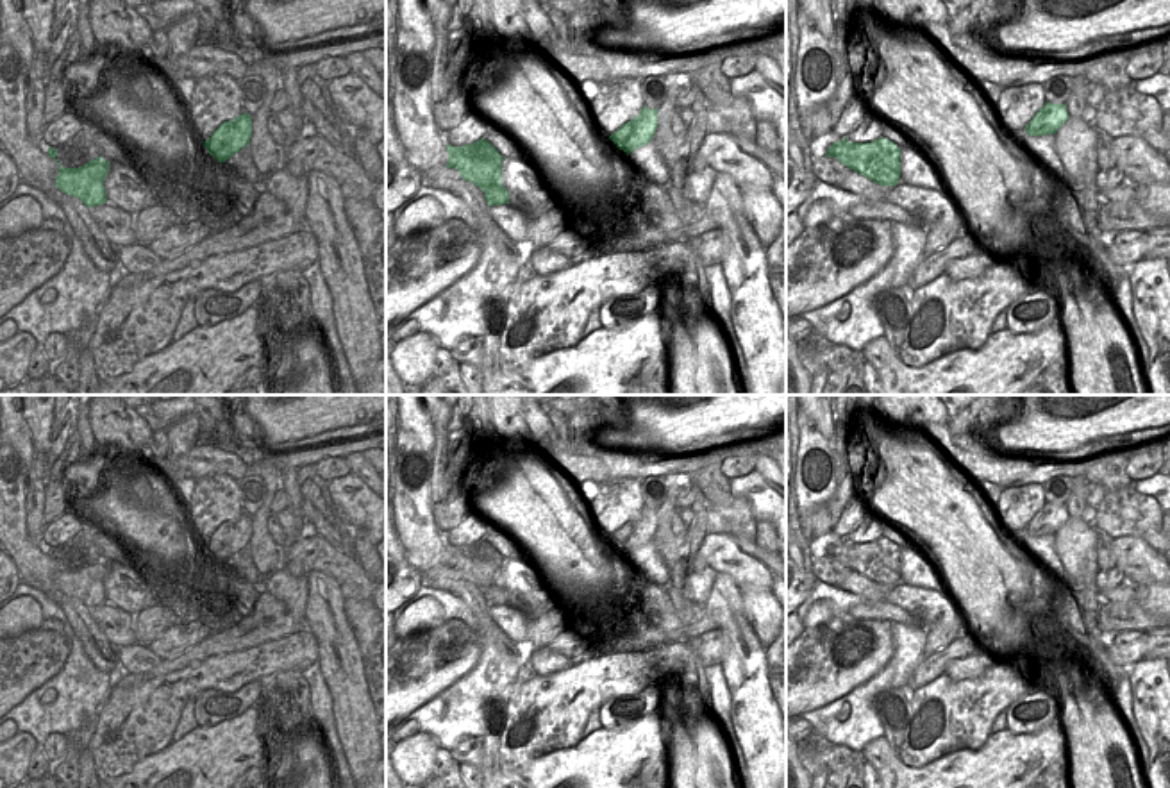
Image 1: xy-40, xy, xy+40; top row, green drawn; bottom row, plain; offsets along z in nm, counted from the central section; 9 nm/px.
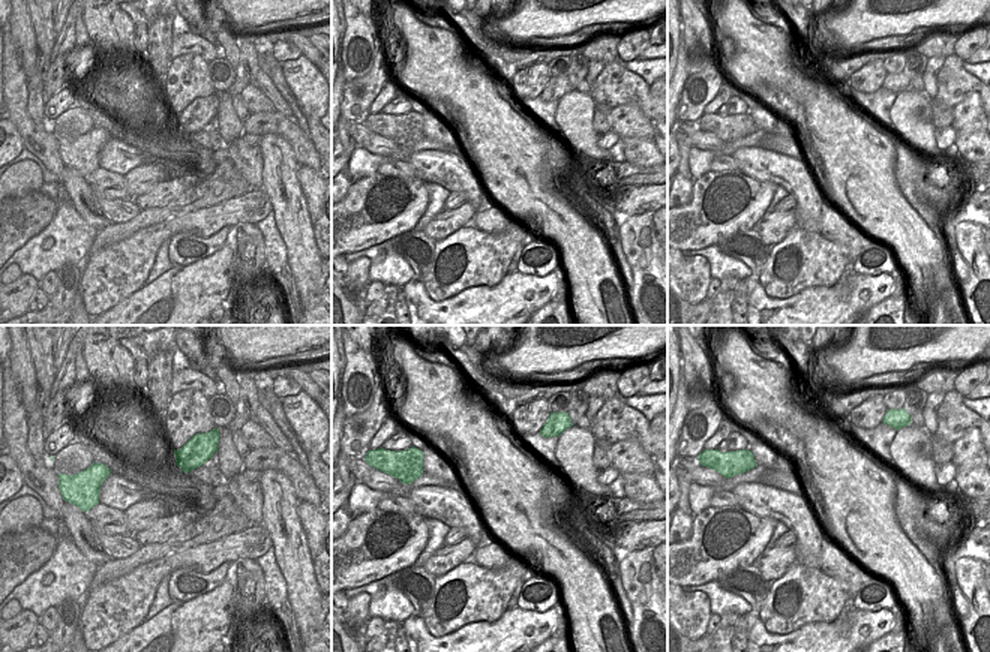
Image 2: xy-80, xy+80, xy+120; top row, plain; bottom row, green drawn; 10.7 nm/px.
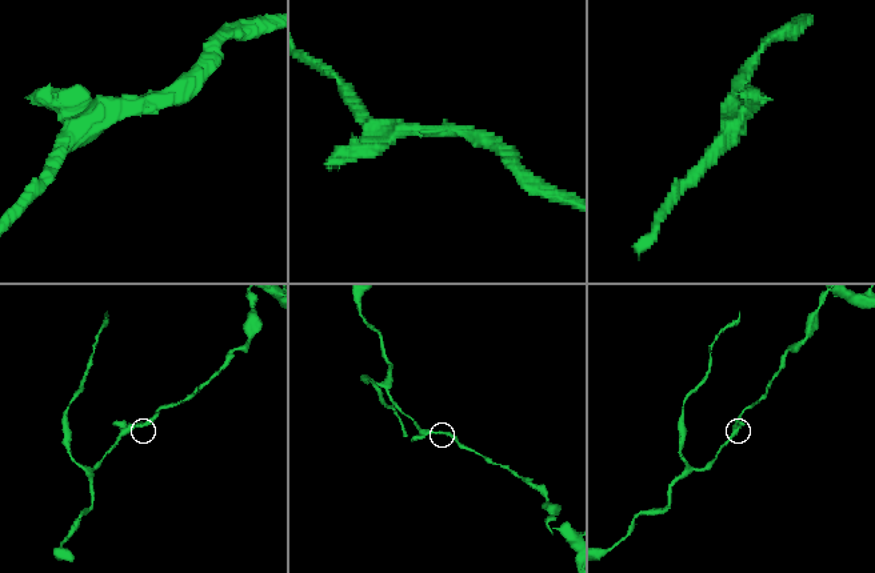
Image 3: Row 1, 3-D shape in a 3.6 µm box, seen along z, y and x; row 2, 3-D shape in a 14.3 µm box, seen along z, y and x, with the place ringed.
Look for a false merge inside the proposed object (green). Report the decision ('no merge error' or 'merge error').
merge error

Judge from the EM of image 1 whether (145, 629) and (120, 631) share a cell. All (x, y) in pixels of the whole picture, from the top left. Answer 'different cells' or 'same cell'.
different cells

